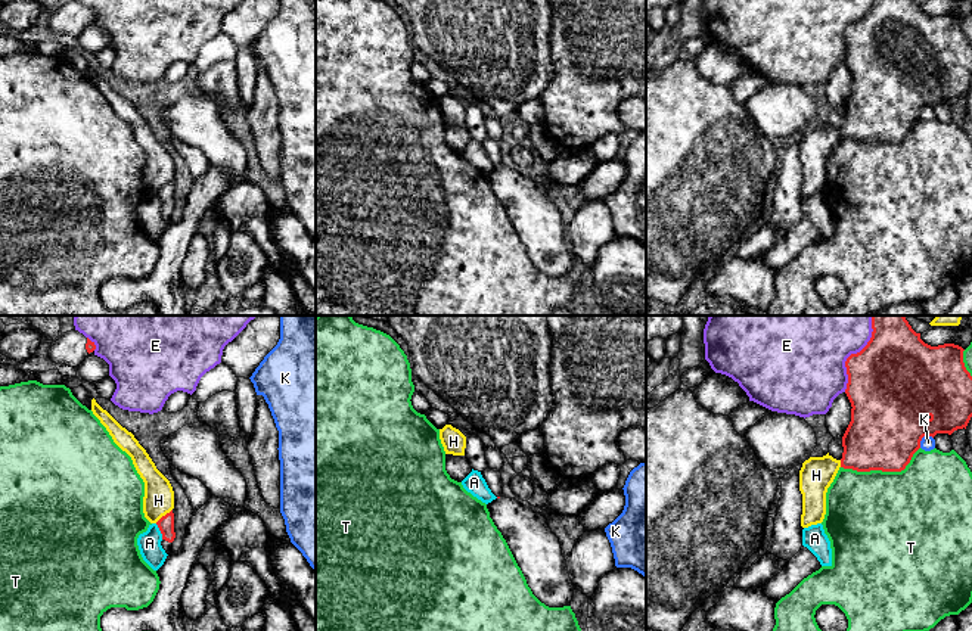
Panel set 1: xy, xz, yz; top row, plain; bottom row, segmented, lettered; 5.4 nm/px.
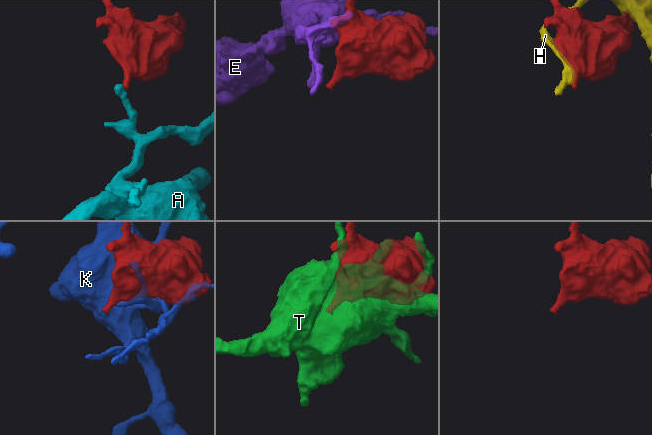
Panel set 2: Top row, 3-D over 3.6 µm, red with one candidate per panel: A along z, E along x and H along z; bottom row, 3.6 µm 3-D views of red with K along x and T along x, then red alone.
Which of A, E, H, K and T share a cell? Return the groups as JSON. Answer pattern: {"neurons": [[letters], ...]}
{"neurons": [["A"], ["E"], ["H"], ["K"], ["T"]]}

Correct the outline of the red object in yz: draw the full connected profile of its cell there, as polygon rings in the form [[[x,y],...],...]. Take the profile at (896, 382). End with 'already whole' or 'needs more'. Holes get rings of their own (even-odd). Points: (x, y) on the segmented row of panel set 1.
[[[872,316],[872,329],[867,345],[845,361],[845,394],[853,408],[842,436],[841,467],[901,472],[923,436],[966,429],[972,417],[972,376],[965,367],[962,346],[925,344],[904,316]]]; already whole

